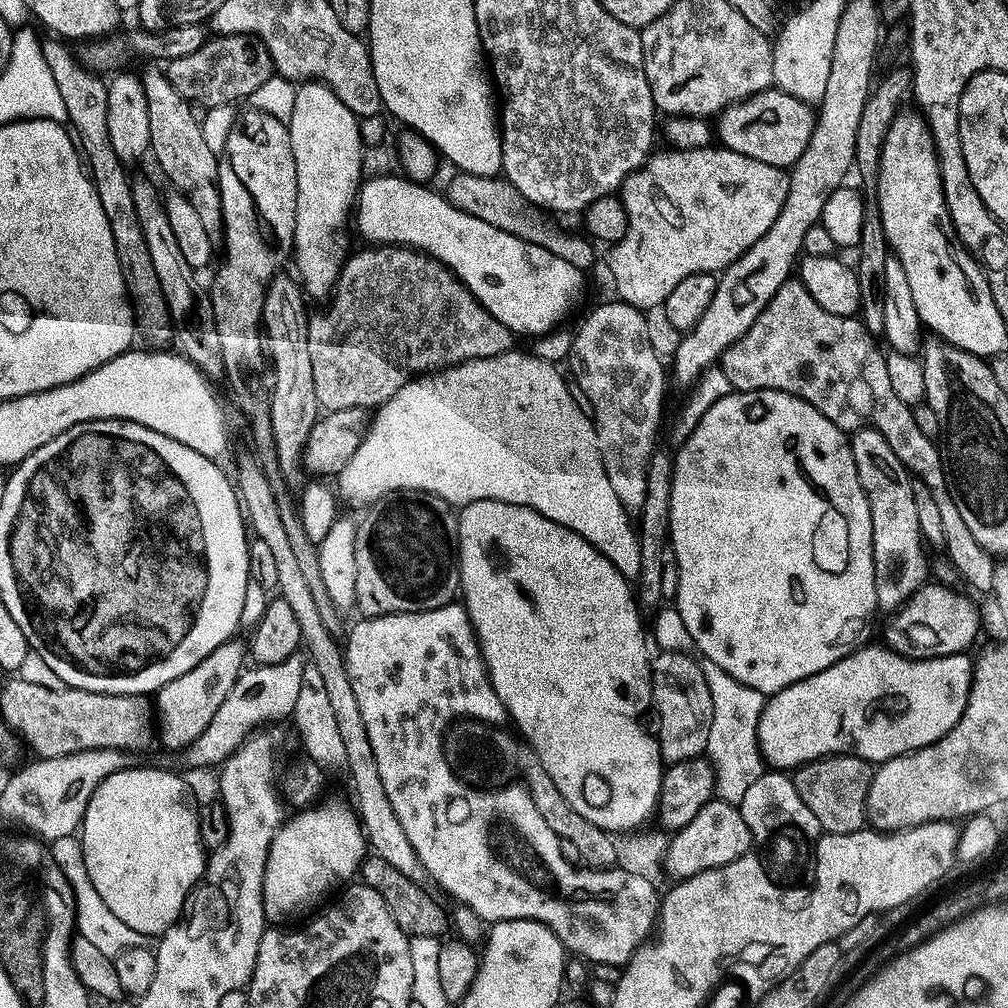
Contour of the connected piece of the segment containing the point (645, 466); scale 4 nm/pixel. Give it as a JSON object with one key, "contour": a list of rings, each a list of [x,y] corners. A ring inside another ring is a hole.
{"contour":[[[615,303],[594,309],[580,333],[575,333],[570,376],[578,382],[593,407],[598,446],[606,474],[610,474],[610,483],[614,485],[614,494],[618,494],[629,513],[639,514],[646,506],[646,482],[650,462],[658,451],[656,439],[664,420],[664,391],[669,377],[666,364],[664,368],[652,345],[649,317],[639,308]]]}

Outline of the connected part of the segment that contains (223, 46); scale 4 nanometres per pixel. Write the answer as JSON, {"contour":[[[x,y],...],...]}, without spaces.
{"contour":[[[227,36],[213,39],[206,47],[195,54],[171,61],[166,68],[171,85],[188,100],[201,109],[218,109],[236,106],[236,103],[249,101],[254,93],[275,77],[272,52],[255,37]]]}

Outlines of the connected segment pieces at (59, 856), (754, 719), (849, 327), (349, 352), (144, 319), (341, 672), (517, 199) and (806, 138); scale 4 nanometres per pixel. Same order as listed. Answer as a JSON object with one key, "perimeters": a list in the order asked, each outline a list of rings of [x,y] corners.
{"perimeters":[[[[76,836],[70,838],[58,838],[51,841],[50,851],[54,862],[66,874],[66,878],[72,887],[72,893],[76,899],[76,932],[86,942],[91,942],[97,950],[102,950],[102,954],[113,958],[120,956],[131,948],[143,948],[146,944],[146,937],[138,934],[138,930],[130,930],[106,902],[102,902],[102,894],[94,890],[94,882],[90,882],[90,870],[86,870],[86,854],[84,845]]],[[[703,659],[702,672],[714,703],[707,757],[716,769],[716,796],[727,804],[739,807],[747,791],[767,773],[767,765],[760,752],[759,732],[761,716],[767,699],[761,692],[742,686],[726,674],[720,666]]],[[[799,279],[787,280],[766,308],[754,322],[754,326],[738,341],[729,352],[725,352],[722,367],[726,378],[730,378],[736,392],[785,392],[806,401],[814,410],[818,410],[834,426],[838,426],[846,434],[855,434],[869,426],[880,432],[886,442],[890,442],[890,450],[898,454],[898,458],[912,473],[919,483],[925,484],[934,494],[934,502],[938,502],[938,510],[942,510],[942,522],[946,529],[946,542],[943,551],[948,552],[948,560],[956,567],[956,572],[973,588],[971,591],[992,592],[996,577],[997,561],[988,555],[974,539],[974,534],[966,526],[956,505],[957,499],[952,495],[950,476],[946,471],[946,461],[938,447],[937,441],[926,438],[922,430],[918,430],[918,422],[913,409],[903,404],[894,394],[894,386],[890,386],[890,370],[888,356],[880,353],[876,340],[859,324],[859,319],[836,317],[827,313],[811,297],[810,290]]],[[[380,246],[377,248],[366,248],[366,251],[345,261],[343,271],[340,272],[340,281],[336,284],[336,291],[331,297],[330,305],[332,309],[324,312],[321,316],[313,315],[308,321],[310,326],[310,359],[314,365],[314,390],[318,390],[318,402],[325,413],[332,413],[346,410],[358,410],[367,408],[369,410],[378,410],[398,390],[402,390],[410,383],[417,379],[421,374],[435,374],[445,368],[454,368],[458,364],[464,364],[468,360],[485,360],[495,356],[504,356],[508,352],[515,351],[516,335],[498,318],[494,318],[486,309],[476,301],[474,294],[465,284],[457,278],[456,275],[439,260],[433,259],[416,249],[402,248],[399,246]]],[[[53,40],[43,43],[43,56],[46,58],[47,65],[50,66],[51,73],[54,74],[54,80],[58,84],[58,90],[61,91],[62,100],[66,103],[68,114],[67,121],[73,128],[73,131],[79,136],[79,147],[86,157],[86,162],[93,179],[93,184],[98,190],[98,196],[102,201],[102,208],[106,213],[106,218],[110,221],[111,233],[114,234],[115,250],[118,251],[119,266],[122,267],[123,280],[127,284],[128,297],[132,301],[133,312],[137,317],[137,329],[142,340],[146,340],[151,349],[164,350],[173,345],[175,341],[175,329],[172,323],[172,316],[169,314],[169,306],[162,292],[162,284],[155,273],[154,260],[150,255],[150,248],[146,243],[145,234],[142,233],[141,222],[138,221],[137,207],[134,204],[132,190],[132,180],[128,178],[127,167],[119,160],[108,132],[108,96],[109,85],[106,80],[102,80],[94,75],[82,62],[76,60],[75,56],[66,48],[63,41]]],[[[248,454],[240,460],[240,477],[235,477],[235,487],[238,489],[240,503],[246,513],[247,523],[254,533],[255,539],[266,542],[274,550],[278,566],[278,576],[275,583],[280,585],[279,595],[298,614],[298,622],[302,626],[303,647],[308,648],[307,655],[310,664],[318,668],[325,679],[327,693],[330,694],[331,705],[334,706],[338,727],[346,744],[347,771],[352,771],[352,792],[356,795],[354,807],[359,815],[360,823],[364,826],[364,834],[368,838],[371,851],[381,856],[390,866],[394,866],[400,874],[406,874],[415,884],[427,885],[430,877],[426,866],[418,858],[414,846],[410,846],[410,838],[406,838],[406,830],[402,830],[402,822],[398,822],[398,814],[394,814],[394,806],[390,806],[390,797],[386,794],[386,786],[382,786],[382,774],[378,774],[378,762],[374,758],[374,746],[370,746],[370,738],[366,734],[366,721],[362,718],[362,710],[358,706],[358,698],[354,695],[354,686],[348,677],[348,662],[337,639],[326,630],[321,615],[318,614],[317,603],[310,594],[305,576],[298,567],[297,556],[290,547],[289,537],[282,524],[281,511],[278,510],[277,500],[266,480],[266,475],[259,468],[255,455]]],[[[456,174],[448,192],[446,191],[446,196],[458,210],[462,210],[474,218],[482,218],[482,222],[490,222],[490,226],[498,226],[498,230],[506,230],[506,234],[514,234],[534,246],[542,246],[546,250],[550,250],[550,254],[570,262],[580,272],[591,273],[591,268],[596,264],[597,245],[591,239],[585,238],[583,235],[581,235],[582,237],[571,236],[570,233],[555,228],[548,221],[551,219],[535,204],[531,204],[524,198],[507,178]]],[[[759,92],[749,100],[743,100],[720,113],[718,140],[734,154],[754,158],[754,162],[766,162],[766,166],[791,170],[810,145],[811,136],[817,126],[817,117],[817,113],[809,105],[785,92]]]]}

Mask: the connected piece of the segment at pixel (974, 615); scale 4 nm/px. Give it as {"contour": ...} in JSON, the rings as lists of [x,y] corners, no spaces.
{"contour":[[[935,582],[925,584],[889,619],[892,621],[884,632],[883,643],[908,660],[965,655],[980,636],[980,608],[968,596]]]}

